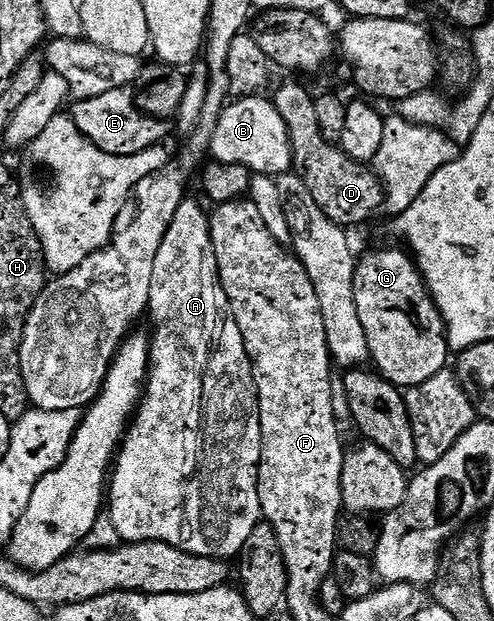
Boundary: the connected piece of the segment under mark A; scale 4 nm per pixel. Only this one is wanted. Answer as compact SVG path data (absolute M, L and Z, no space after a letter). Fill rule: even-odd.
M186 197L179 205L179 209L175 212L175 218L171 220L171 229L167 229L167 233L163 237L163 245L159 245L159 253L155 256L155 269L151 272L151 297L149 298L148 318L153 318L154 331L151 331L151 342L149 344L149 374L143 384L143 394L141 402L135 412L135 418L130 422L129 429L125 433L125 438L115 456L115 466L111 471L111 478L107 483L107 518L112 521L117 530L118 540L125 543L146 543L147 541L159 541L167 545L175 545L179 549L183 549L187 553L195 553L199 557L211 557L212 559L230 560L233 557L240 556L241 551L247 542L247 537L251 536L251 531L255 529L257 523L262 522L263 516L261 506L259 505L259 489L257 488L257 474L259 473L259 465L261 464L261 422L259 421L259 397L257 396L257 386L255 385L255 377L253 376L253 362L249 360L249 354L245 348L243 341L243 333L239 333L239 325L233 316L233 310L229 307L229 298L221 284L219 277L219 269L215 261L215 249L211 245L211 233L209 232L209 215L204 211L192 197Z

